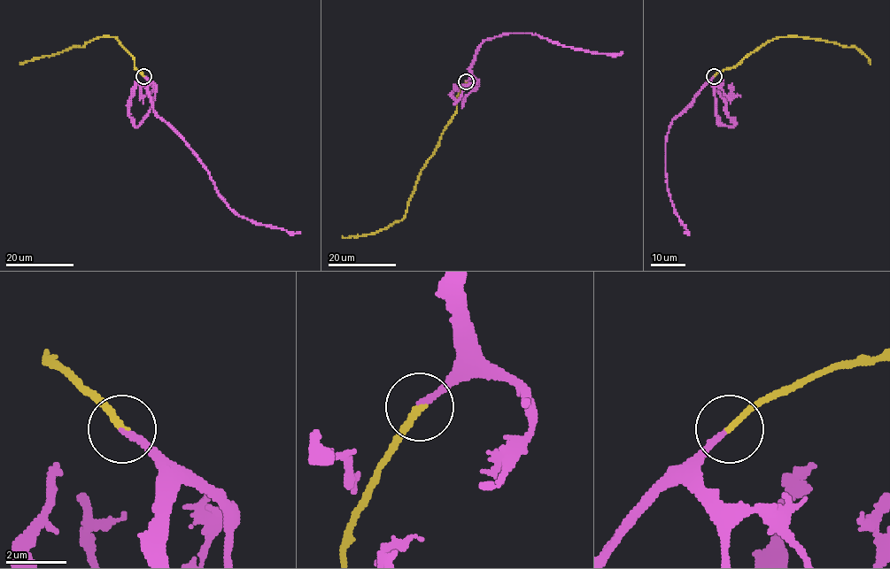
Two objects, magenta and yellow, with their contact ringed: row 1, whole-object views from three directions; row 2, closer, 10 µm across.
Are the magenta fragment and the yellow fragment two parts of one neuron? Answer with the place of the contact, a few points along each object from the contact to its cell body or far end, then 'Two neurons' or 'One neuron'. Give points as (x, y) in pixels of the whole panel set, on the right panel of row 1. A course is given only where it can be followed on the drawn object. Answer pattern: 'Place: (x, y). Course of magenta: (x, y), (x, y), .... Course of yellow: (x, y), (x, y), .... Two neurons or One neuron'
Place: (714, 76). Course of magenta: (714, 75), (672, 119), (666, 142), (667, 191), (674, 212), (686, 228), (684, 232). Course of yellow: (714, 75), (733, 68), (762, 45), (782, 36), (855, 47), (868, 57), (869, 63). One neuron

